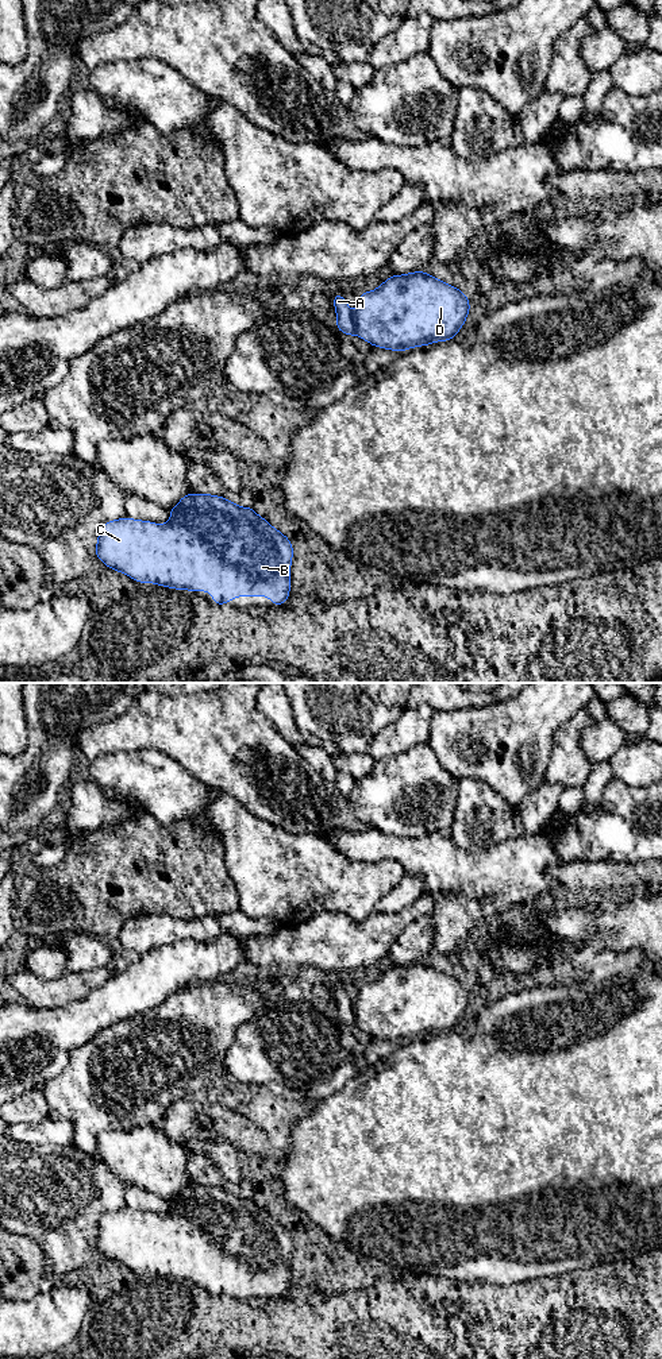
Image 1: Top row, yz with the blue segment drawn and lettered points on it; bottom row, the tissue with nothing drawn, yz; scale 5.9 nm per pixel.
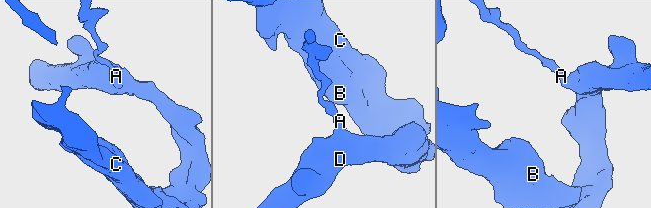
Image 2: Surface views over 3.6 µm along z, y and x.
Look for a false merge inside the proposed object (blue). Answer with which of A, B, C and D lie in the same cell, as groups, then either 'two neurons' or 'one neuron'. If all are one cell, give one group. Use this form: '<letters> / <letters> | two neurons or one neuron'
A / B C D | two neurons

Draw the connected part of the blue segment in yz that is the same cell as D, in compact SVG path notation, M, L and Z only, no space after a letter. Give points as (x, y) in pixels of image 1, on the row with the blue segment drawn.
M419 270L403 275L393 274L376 290L361 292L354 324L357 335L369 344L403 352L453 340L465 325L469 313L470 302L466 293Z

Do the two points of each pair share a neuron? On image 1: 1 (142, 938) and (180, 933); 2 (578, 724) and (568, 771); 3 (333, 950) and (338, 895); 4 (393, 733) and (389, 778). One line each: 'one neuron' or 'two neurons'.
1: one neuron
2: one neuron
3: two neurons
4: two neurons

